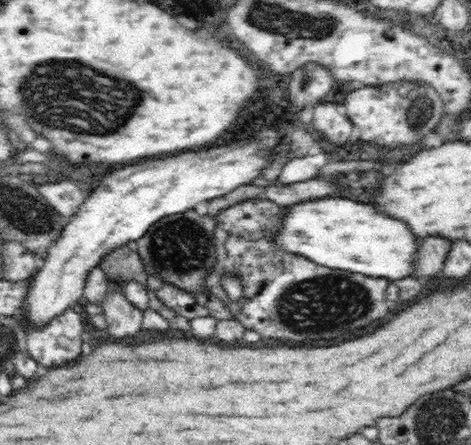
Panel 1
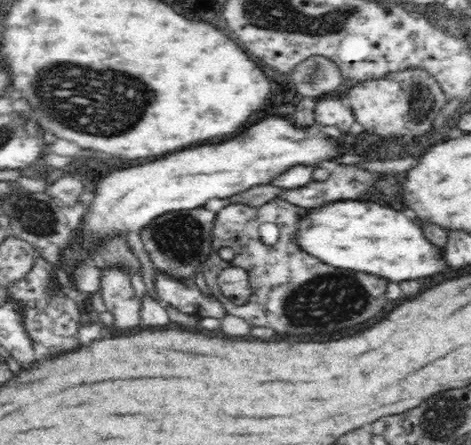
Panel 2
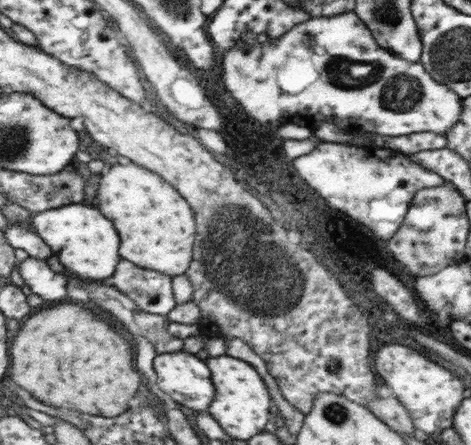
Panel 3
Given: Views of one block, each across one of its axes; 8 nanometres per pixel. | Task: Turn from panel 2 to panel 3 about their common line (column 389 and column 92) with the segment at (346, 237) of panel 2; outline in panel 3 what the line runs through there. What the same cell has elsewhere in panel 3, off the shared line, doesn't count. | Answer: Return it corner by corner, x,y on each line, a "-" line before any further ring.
67,204
61,208
51,208
41,214
31,216
31,224
35,228
35,234
51,248
51,254
57,256
57,260
71,268
81,278
91,280
103,280
113,274
119,254
119,238
115,234
115,228
97,208
81,206
81,204

